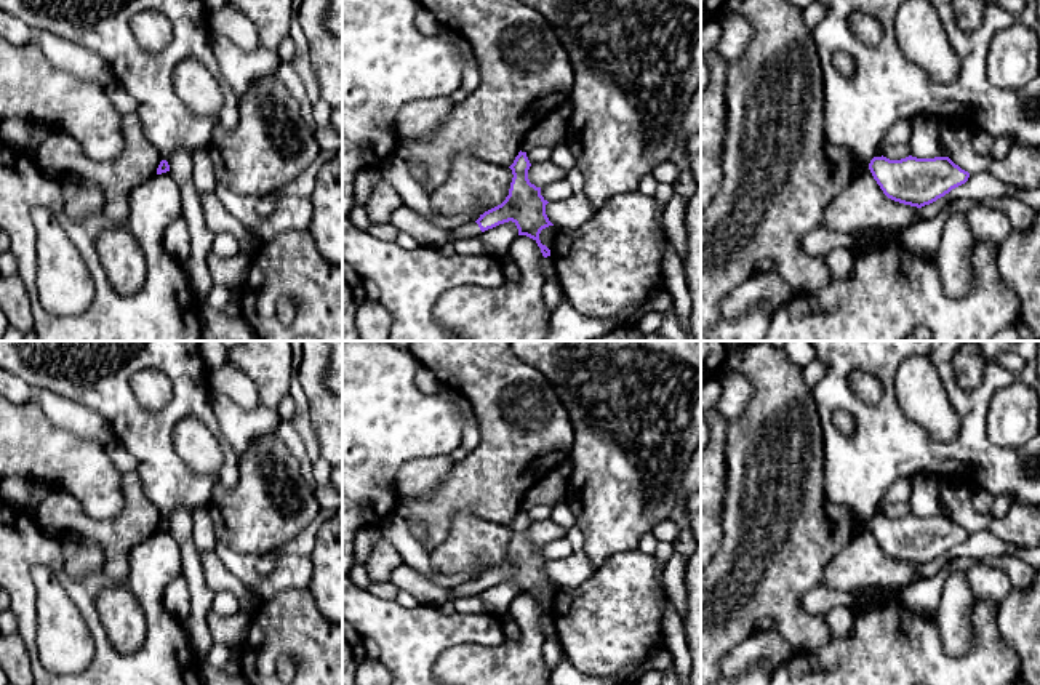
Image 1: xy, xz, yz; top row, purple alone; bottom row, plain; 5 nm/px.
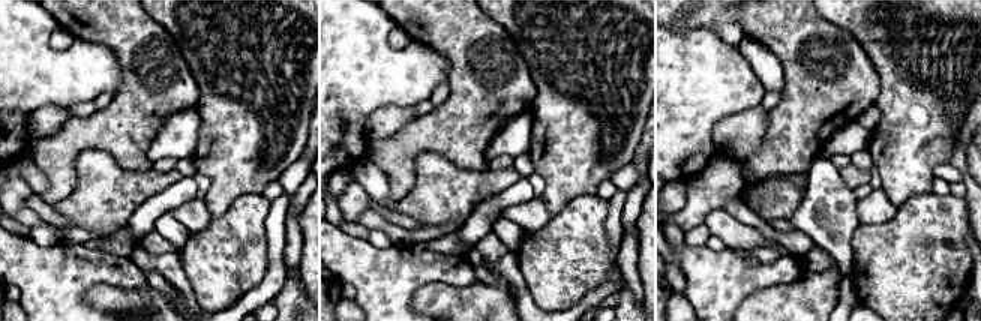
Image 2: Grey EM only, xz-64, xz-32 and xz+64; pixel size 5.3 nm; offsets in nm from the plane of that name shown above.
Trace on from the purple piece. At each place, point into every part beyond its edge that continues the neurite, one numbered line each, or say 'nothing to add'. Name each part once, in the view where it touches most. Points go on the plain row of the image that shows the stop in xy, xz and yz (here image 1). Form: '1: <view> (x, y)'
1: xz (471, 588)

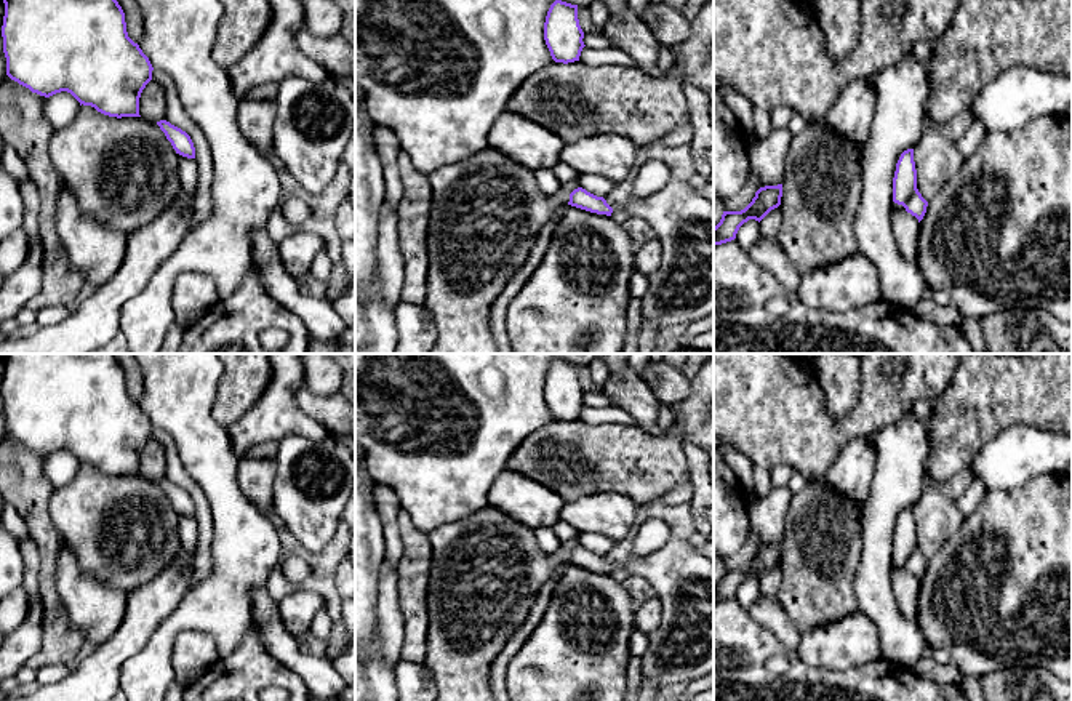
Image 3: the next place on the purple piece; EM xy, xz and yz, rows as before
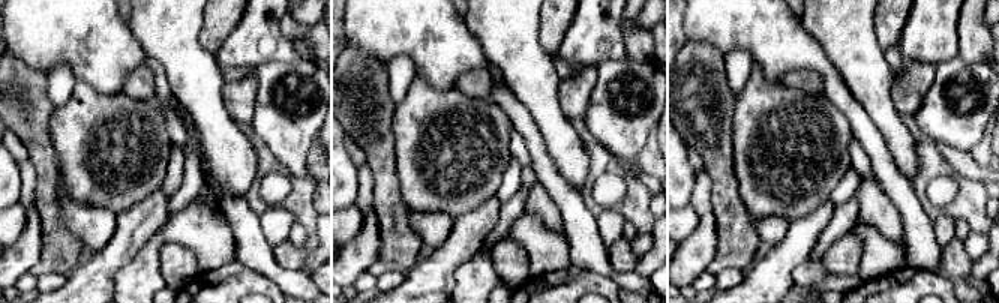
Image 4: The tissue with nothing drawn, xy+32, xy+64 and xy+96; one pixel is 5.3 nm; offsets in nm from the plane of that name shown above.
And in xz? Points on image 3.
1: xz (596, 543)

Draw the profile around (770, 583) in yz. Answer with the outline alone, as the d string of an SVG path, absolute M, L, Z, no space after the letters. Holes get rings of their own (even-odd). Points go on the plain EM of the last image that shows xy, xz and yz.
M779 565L771 568L762 579L760 579L760 594L766 597L776 597L781 587L782 573Z

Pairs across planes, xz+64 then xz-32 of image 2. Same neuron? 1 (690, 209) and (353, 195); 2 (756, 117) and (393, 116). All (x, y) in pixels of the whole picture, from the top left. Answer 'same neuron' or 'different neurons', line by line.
1: same neuron
2: same neuron

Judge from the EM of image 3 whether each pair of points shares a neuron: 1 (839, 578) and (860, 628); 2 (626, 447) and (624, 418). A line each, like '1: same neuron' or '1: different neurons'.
1: different neurons
2: different neurons

